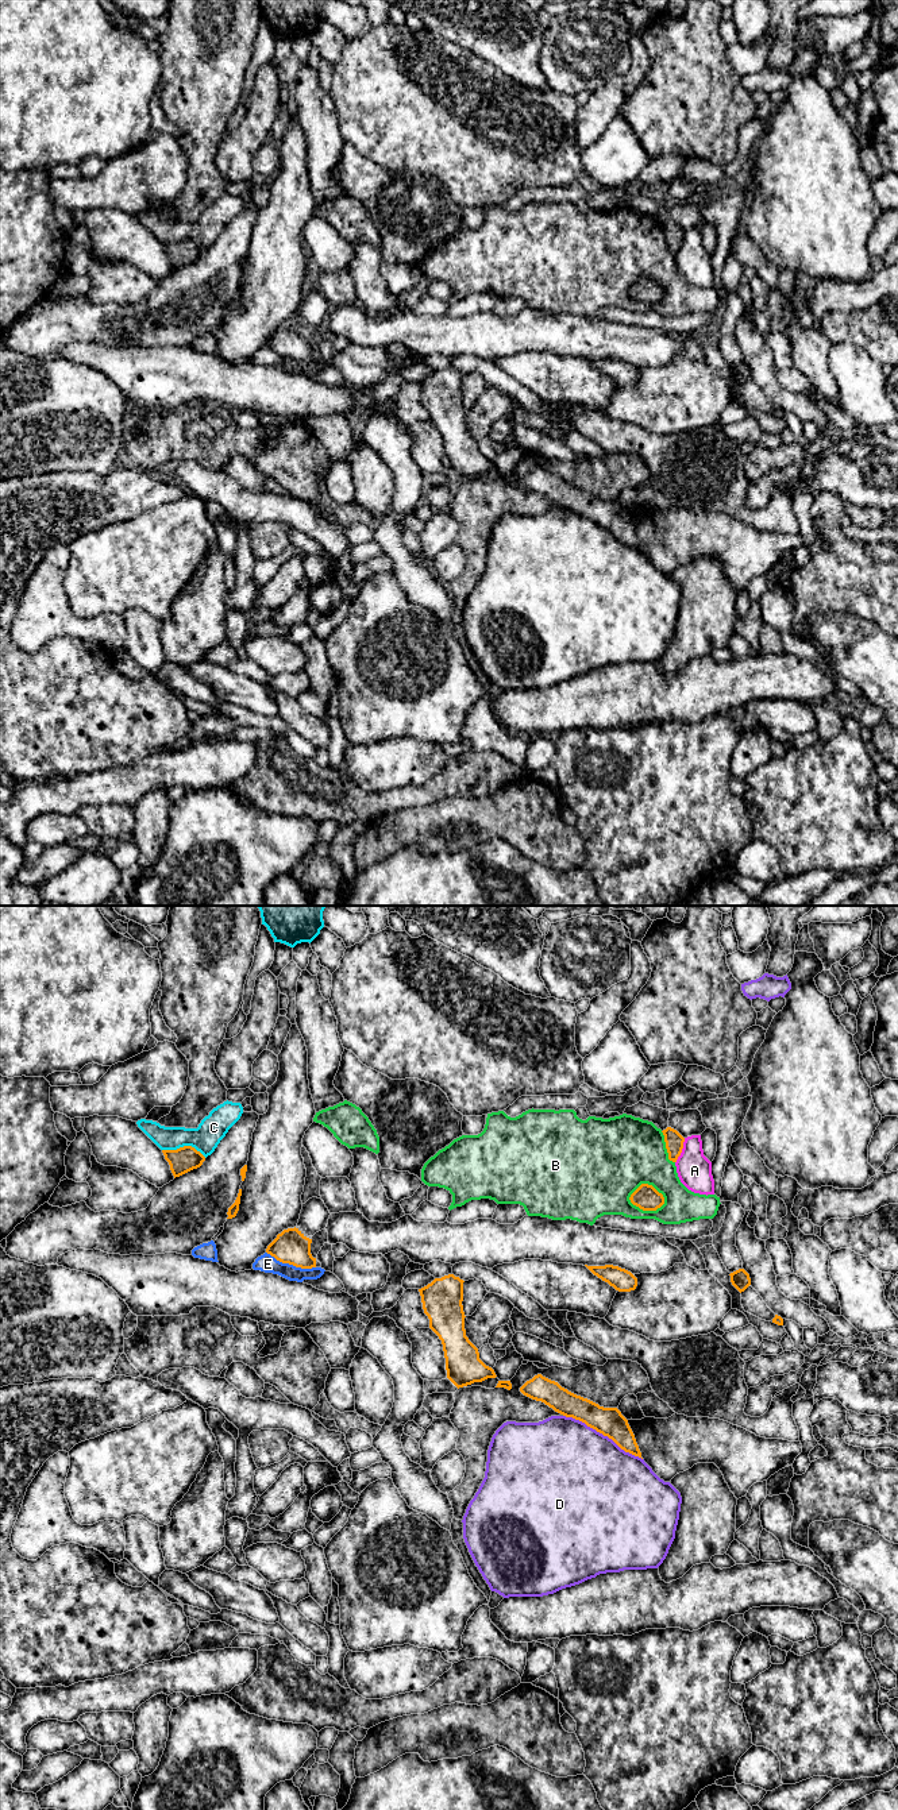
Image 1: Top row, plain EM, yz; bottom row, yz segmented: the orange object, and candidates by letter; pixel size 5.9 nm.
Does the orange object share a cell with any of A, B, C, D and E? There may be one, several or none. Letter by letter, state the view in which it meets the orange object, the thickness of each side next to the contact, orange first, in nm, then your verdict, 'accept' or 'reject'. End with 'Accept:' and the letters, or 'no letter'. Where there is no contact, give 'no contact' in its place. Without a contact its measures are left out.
A: meets orange in yz; 110 nm thick on the orange side, 200 nm on the other; reject
B: meets orange in yz; 150 nm thick on the orange side, 240 nm on the other; reject
C: meets orange in yz; 150 nm thick on the orange side, 160 nm on the other; reject
D: meets orange in yz; 170 nm thick on the orange side, 500 nm on the other; reject
E: meets orange in yz; 200 nm thick on the orange side, 110 nm on the other; reject
Accept: no letter

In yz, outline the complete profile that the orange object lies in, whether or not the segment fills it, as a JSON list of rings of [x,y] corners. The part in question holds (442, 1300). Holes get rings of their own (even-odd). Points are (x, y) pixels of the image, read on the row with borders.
[[[448,1274],[419,1289],[429,1328],[443,1344],[447,1378],[458,1389],[497,1377],[494,1370],[479,1359],[478,1348],[466,1336],[463,1282]]]

